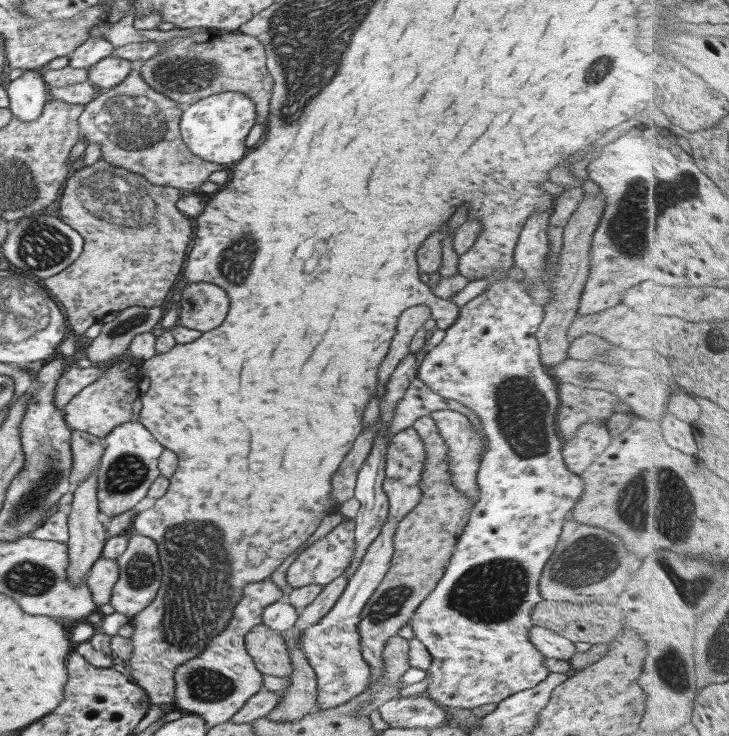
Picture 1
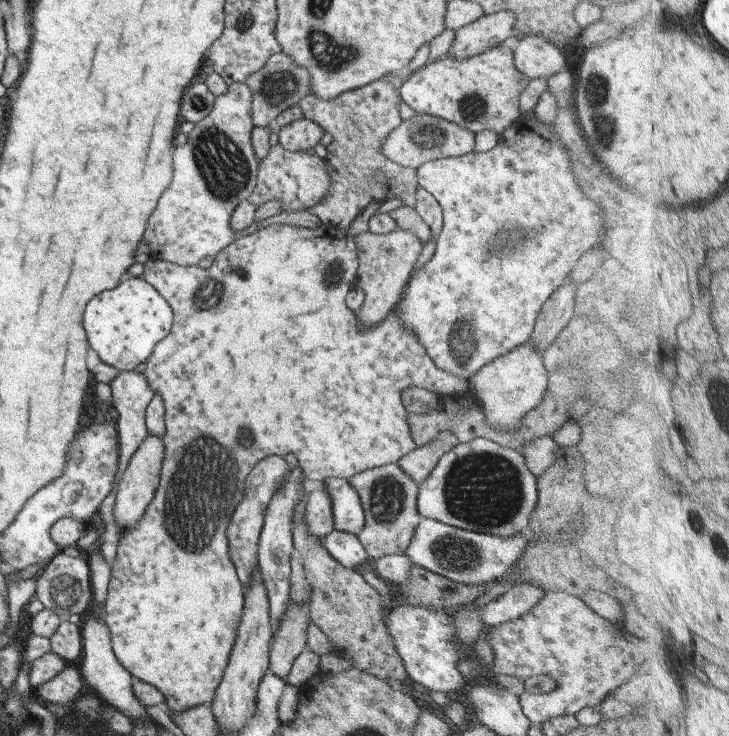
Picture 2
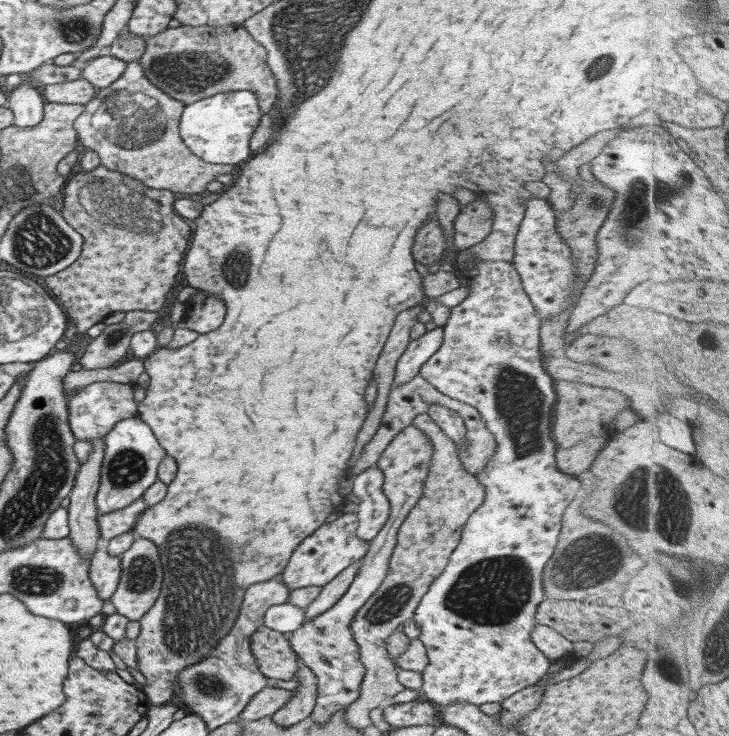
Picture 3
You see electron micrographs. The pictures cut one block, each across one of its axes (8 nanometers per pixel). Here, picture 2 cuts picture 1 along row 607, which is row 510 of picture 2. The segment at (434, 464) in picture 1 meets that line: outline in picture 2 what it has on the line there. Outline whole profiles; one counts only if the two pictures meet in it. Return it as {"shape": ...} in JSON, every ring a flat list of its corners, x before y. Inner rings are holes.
{"shape":[[397,463,362,470,348,478,347,482,357,492,365,516,363,528,356,534,365,554,377,560,381,556,404,553,420,520,415,506,418,484]]}

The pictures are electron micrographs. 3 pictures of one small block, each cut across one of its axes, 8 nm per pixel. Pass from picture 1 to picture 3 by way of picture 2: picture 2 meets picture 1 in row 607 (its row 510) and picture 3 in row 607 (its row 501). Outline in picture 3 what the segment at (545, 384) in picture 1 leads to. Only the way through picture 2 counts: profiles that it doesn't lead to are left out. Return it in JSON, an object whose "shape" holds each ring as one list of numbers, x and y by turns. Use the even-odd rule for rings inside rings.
{"shape":[[457,260,454,266,459,271,459,287,469,288,469,291,467,291,465,299,449,309,447,321,445,321,445,325,441,326,442,344,420,367,418,373,426,382,435,387,439,393,467,404,480,413,483,425,495,437,495,452,491,454,491,460,475,475,477,481,485,488,483,502,468,516,463,525,458,545,451,551,443,571,439,573,439,576,435,577,435,580,427,587,427,591,423,593,411,619,413,624,419,628,418,639,422,642,427,655,427,665,423,667,421,672,422,683,419,692,424,700,428,700,436,707,453,703,453,701,465,701,465,703,474,705,485,704,485,702,500,703,507,696,522,688,533,687,547,672,549,660,546,656,543,656,542,652,539,652,538,648,535,648,530,639,530,632,536,625,535,609,537,604,544,600,541,584,542,570,553,554,559,528,561,528,561,514,580,488,579,480,568,476,566,473,559,472,557,466,555,466,556,446,550,436,555,390,552,379,543,371,541,365,543,356,540,355,540,347,538,346,539,316,537,316,537,312,535,312,527,293,523,290,522,282,515,267,513,267,512,261,479,261,479,263,473,263,473,267,463,269,462,264]]}

